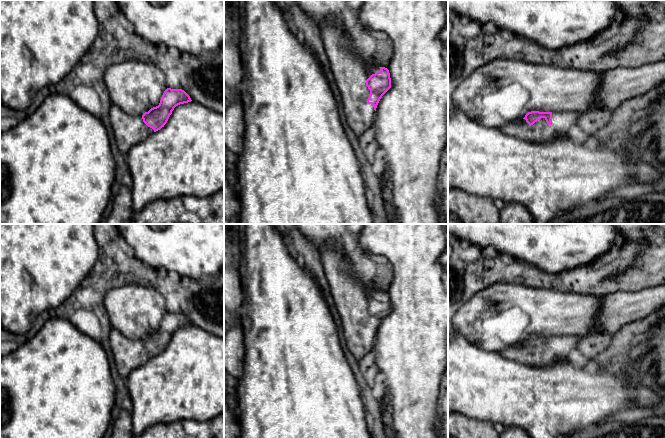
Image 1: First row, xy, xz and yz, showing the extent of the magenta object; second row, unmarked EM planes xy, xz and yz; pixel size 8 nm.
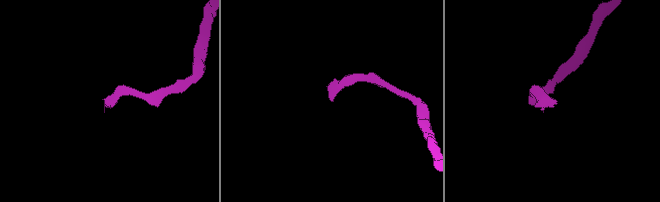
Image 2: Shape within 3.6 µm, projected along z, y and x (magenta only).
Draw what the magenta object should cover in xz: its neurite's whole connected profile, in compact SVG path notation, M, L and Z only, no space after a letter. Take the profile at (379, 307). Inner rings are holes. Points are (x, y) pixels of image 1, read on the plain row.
M328 245L321 250L321 261L325 276L341 319L341 329L349 351L360 361L374 347L375 335L382 320L391 312L389 294L369 288L360 281L359 276L352 272L350 265L342 254Z

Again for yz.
M531 335L524 342L500 351L500 354L523 364L544 367L558 359L572 359L581 337L579 335Z

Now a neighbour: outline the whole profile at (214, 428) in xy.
M224 412L208 421L181 420L157 424L133 438L224 438Z

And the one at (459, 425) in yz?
M448 413L448 436L455 438L500 438L494 423L461 413Z

